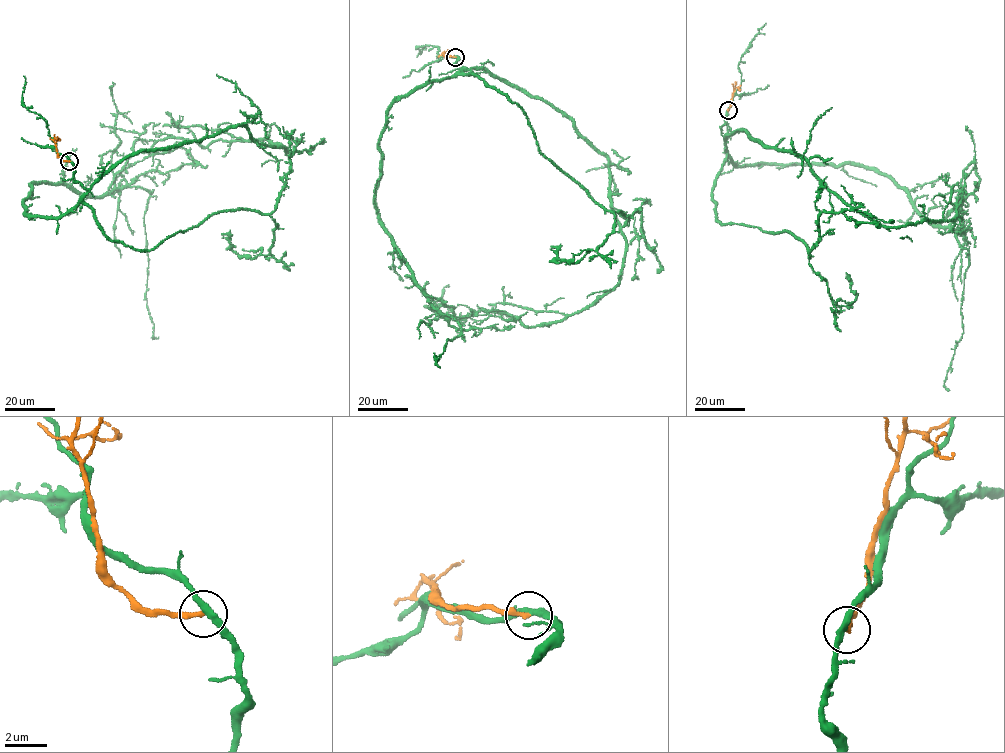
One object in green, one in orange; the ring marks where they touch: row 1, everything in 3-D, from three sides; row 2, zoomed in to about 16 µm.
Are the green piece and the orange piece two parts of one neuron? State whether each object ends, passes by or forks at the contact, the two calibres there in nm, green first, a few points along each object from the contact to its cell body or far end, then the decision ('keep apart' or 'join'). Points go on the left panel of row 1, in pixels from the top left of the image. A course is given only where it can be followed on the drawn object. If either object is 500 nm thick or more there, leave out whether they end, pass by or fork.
green passes by; orange ends there; 300 nm thick on the green side, 240 nm on the other; green runs (69, 160), (88, 193), (57, 217), (25, 213), (41, 181), (94, 197), (153, 192), (145, 297), (159, 337); orange runs (69, 161), (61, 160), (58, 155), (53, 140), (58, 140), (57, 137); keep apart

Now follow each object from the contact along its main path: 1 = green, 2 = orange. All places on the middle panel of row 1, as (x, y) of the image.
1: (455, 57), (466, 70), (388, 110), (375, 192), (414, 283), (461, 329), (434, 357), (440, 368)
2: (455, 57), (442, 53), (445, 57)

